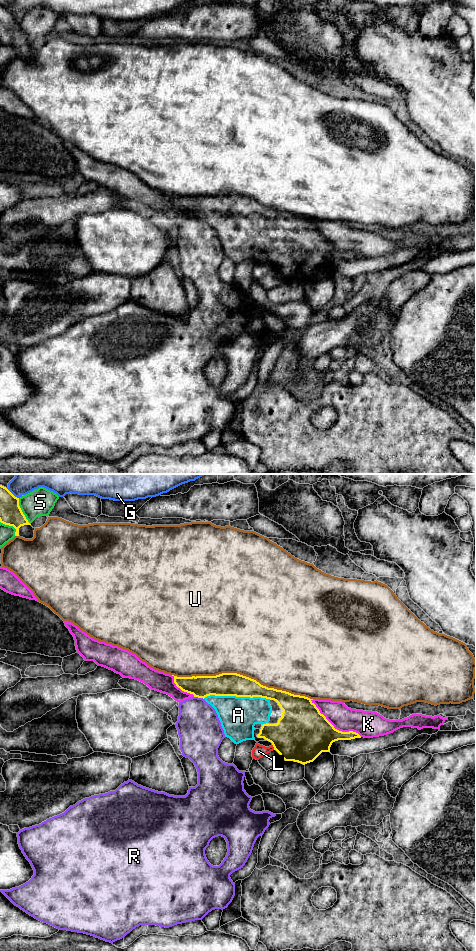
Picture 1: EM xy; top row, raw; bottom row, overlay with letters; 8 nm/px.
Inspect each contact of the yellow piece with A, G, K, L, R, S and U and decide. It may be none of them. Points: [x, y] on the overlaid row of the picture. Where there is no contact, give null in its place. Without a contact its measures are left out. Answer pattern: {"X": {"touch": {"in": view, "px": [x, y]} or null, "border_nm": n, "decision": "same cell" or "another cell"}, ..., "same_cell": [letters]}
{"A": {"touch": {"in": "xy", "px": [237, 696]}, "border_nm": 550, "decision": "same cell"}, "G": {"touch": {"in": "xy", "px": [11, 493]}, "border_nm": 130, "decision": "another cell"}, "K": {"touch": {"in": "xy", "px": [333, 727]}, "border_nm": 500, "decision": "another cell"}, "L": {"touch": {"in": "xy", "px": [273, 746]}, "border_nm": 50, "decision": "another cell"}, "R": {"touch": {"in": "xy", "px": [199, 697]}, "border_nm": 80, "decision": "another cell"}, "S": {"touch": {"in": "xy", "px": [21, 511]}, "border_nm": 240, "decision": "another cell"}, "U": {"touch": {"in": "xy", "px": [242, 675]}, "border_nm": 1150, "decision": "another cell"}, "same_cell": ["A"]}

